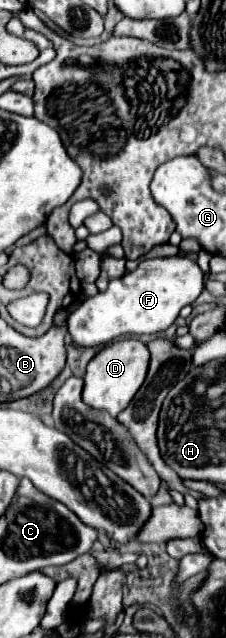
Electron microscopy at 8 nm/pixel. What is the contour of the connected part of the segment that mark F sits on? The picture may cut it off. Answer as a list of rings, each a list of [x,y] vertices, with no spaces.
[[[183,254],[183,256],[171,256],[171,258],[153,258],[153,260],[141,260],[137,270],[125,272],[121,278],[115,278],[109,282],[109,288],[85,298],[77,310],[69,316],[69,334],[77,346],[99,346],[107,344],[119,336],[141,336],[141,334],[157,334],[167,330],[179,316],[179,310],[187,304],[193,304],[197,296],[203,290],[203,270],[197,266],[197,262]]]

